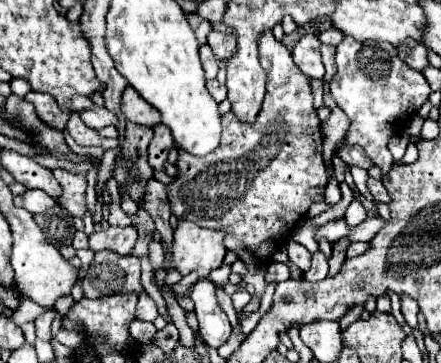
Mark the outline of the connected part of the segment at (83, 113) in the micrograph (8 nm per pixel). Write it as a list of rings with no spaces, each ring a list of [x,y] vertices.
[[[90,106],[88,110],[80,110],[78,112],[80,114],[80,118],[82,118],[82,122],[88,126],[88,128],[92,128],[92,130],[100,130],[100,128],[104,128],[104,126],[112,126],[114,124],[114,114],[110,112],[110,110],[106,110],[104,106]]]

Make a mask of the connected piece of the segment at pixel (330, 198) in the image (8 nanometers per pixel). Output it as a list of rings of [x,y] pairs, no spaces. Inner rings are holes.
[[[335,177],[331,178],[331,181],[328,182],[325,188],[325,202],[334,205],[341,199],[341,192],[339,189],[339,182]]]

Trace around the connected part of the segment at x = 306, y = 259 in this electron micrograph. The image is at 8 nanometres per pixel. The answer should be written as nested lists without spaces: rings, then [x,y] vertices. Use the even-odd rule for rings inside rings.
[[[290,240],[290,242],[288,242],[288,256],[290,256],[290,262],[296,264],[302,272],[306,272],[306,270],[310,268],[310,258],[312,258],[312,254],[310,254],[302,244]]]

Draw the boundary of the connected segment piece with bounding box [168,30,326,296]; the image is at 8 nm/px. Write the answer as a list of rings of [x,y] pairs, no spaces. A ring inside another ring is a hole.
[[[272,30],[260,36],[260,64],[266,70],[268,90],[256,122],[244,124],[234,112],[224,114],[220,146],[202,158],[180,150],[176,162],[178,174],[168,184],[172,214],[178,220],[194,220],[202,228],[224,230],[224,246],[246,262],[248,274],[244,282],[250,284],[258,296],[262,296],[266,288],[260,266],[268,262],[274,248],[286,244],[290,226],[298,224],[308,212],[312,204],[308,188],[326,184],[322,128],[312,106],[308,78],[292,62],[290,50],[272,36]]]

